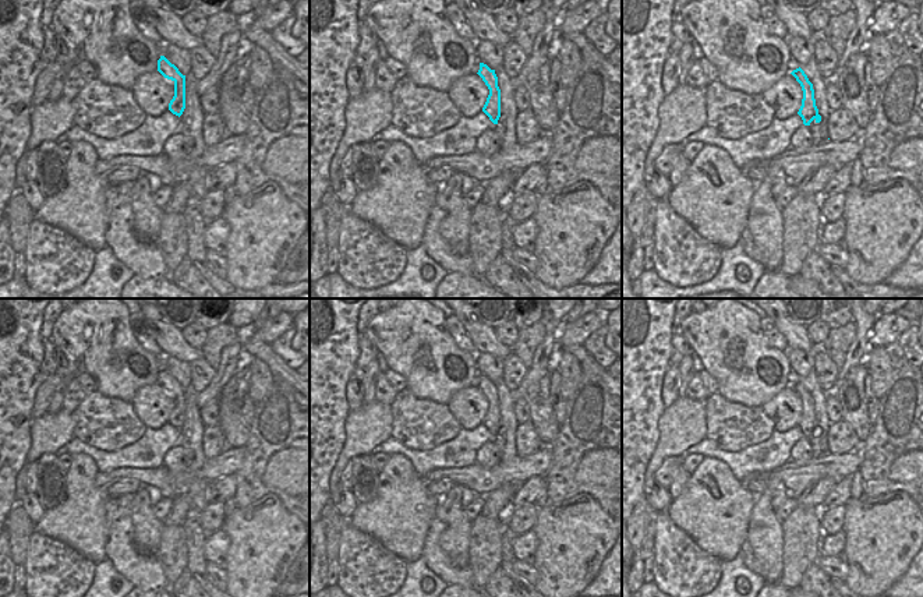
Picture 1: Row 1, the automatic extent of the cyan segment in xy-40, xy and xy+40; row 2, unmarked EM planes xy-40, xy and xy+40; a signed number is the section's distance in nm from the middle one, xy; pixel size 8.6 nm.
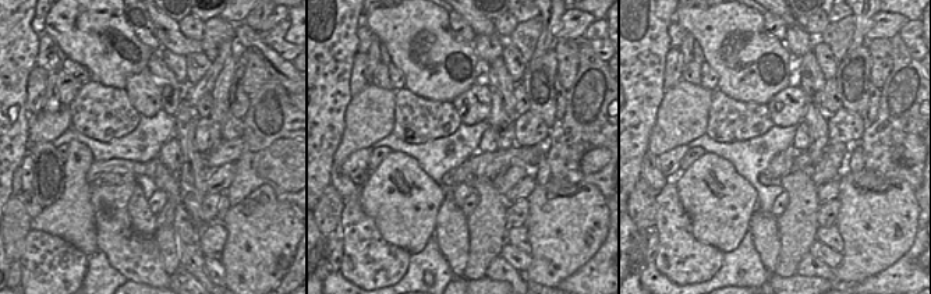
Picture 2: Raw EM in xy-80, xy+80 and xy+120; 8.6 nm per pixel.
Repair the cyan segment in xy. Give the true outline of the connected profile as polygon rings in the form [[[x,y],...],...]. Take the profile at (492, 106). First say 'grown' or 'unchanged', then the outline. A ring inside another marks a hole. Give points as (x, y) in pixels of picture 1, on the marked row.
unchanged; [[[480,63],[477,73],[489,89],[489,95],[482,107],[482,112],[489,117],[494,124],[498,124],[501,117],[501,89],[498,86],[498,77],[495,70],[491,70],[487,64]]]

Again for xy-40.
unchanged; [[[165,56],[158,60],[158,71],[174,82],[174,96],[169,103],[169,110],[180,117],[185,109],[185,75]]]

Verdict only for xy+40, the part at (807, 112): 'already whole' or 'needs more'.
already whole

